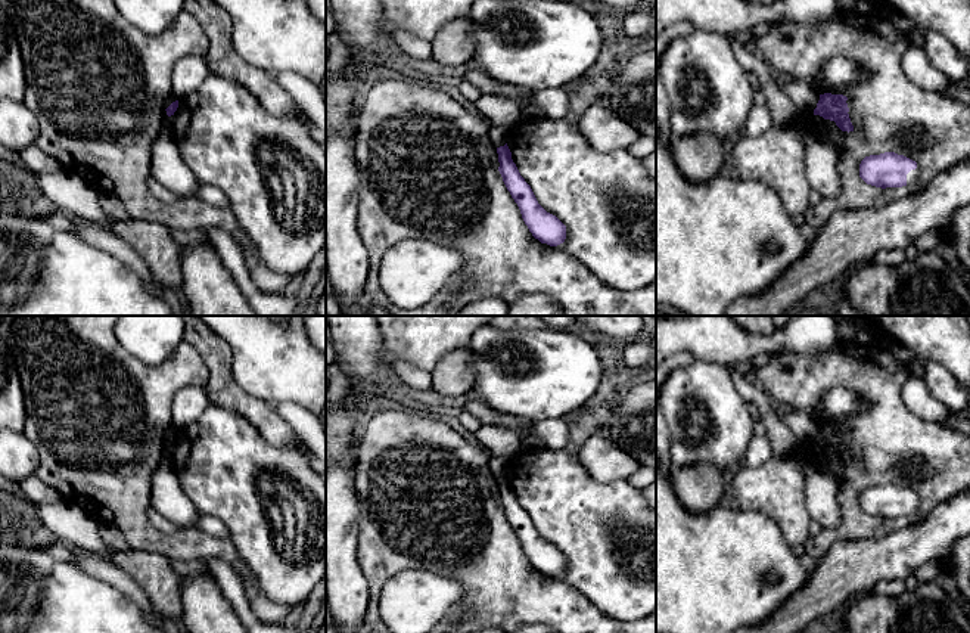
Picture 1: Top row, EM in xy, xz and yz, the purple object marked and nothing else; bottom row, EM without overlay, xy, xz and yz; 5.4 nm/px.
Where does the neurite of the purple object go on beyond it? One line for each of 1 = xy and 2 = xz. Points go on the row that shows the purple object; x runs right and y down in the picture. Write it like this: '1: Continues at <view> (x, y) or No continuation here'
1: No continuation here
2: No continuation here

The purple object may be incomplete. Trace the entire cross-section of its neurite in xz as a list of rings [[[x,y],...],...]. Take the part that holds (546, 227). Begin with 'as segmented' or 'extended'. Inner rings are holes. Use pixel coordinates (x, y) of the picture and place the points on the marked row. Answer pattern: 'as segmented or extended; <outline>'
as segmented; [[[507,143],[497,148],[497,153],[500,162],[498,171],[532,236],[550,246],[563,243],[566,239],[566,226],[538,204],[531,186],[513,162]]]

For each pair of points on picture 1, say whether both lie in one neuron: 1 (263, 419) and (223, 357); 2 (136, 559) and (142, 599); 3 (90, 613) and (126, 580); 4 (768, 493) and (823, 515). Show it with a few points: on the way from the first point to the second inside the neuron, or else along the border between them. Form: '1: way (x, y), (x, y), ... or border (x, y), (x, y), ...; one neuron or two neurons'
1: way (246, 405), (223, 381), (223, 374); one neuron
2: border (115, 565), (137, 585), (151, 610), (159, 617); two neurons
3: border (86, 571), (111, 583), (142, 611); two neurons
4: border (804, 475), (805, 509), (811, 518); two neurons

